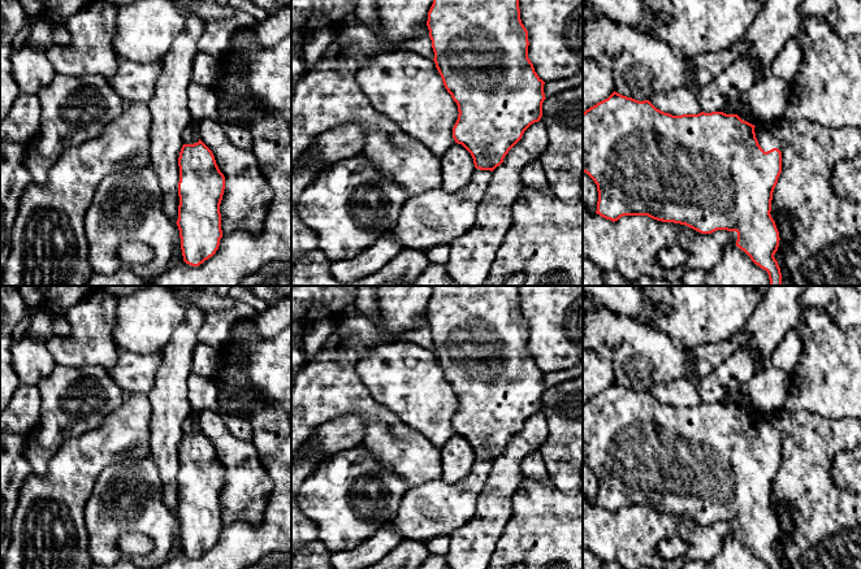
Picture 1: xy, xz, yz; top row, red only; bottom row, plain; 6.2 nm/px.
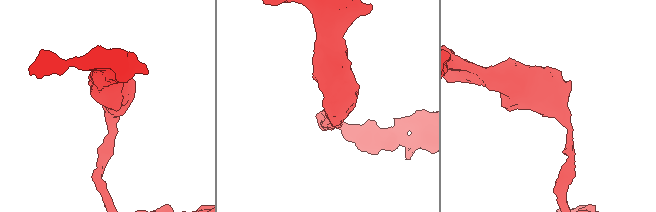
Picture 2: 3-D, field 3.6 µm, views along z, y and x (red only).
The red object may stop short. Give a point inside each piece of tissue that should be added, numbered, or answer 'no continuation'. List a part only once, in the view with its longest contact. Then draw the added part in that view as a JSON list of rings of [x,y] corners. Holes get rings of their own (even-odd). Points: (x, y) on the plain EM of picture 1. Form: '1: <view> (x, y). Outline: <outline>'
1: yz (766, 431). Outline: [[[756,416],[754,424],[756,424],[758,435],[765,443],[773,439],[778,439],[782,443],[784,434],[776,430],[775,427],[773,427],[763,416]]]

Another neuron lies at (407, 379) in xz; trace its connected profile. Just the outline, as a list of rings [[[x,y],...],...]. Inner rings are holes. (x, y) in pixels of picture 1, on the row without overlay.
[[[410,342],[384,343],[362,357],[355,370],[378,403],[433,446],[441,448],[455,434],[453,418],[459,405],[458,396],[445,379],[434,352]]]

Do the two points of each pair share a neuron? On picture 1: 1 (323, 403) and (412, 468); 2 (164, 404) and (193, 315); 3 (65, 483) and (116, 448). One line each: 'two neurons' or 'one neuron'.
1: one neuron
2: one neuron
3: one neuron

